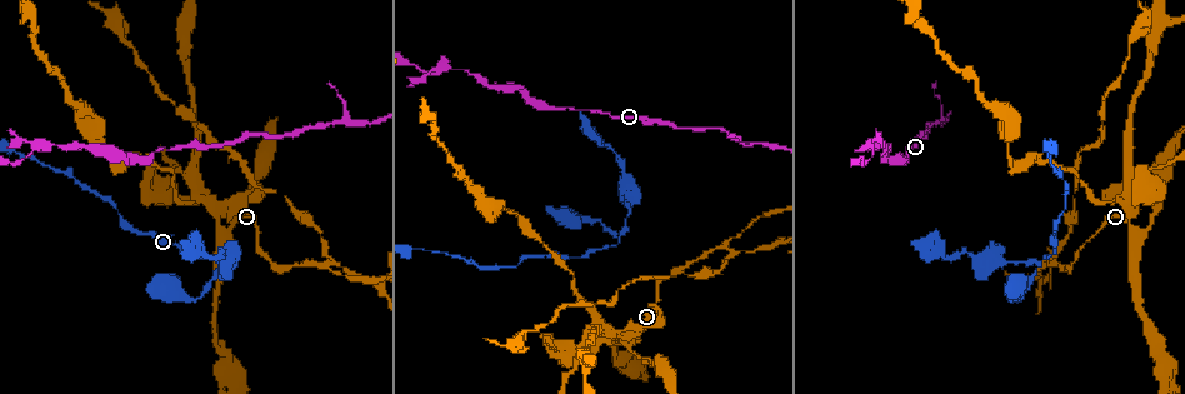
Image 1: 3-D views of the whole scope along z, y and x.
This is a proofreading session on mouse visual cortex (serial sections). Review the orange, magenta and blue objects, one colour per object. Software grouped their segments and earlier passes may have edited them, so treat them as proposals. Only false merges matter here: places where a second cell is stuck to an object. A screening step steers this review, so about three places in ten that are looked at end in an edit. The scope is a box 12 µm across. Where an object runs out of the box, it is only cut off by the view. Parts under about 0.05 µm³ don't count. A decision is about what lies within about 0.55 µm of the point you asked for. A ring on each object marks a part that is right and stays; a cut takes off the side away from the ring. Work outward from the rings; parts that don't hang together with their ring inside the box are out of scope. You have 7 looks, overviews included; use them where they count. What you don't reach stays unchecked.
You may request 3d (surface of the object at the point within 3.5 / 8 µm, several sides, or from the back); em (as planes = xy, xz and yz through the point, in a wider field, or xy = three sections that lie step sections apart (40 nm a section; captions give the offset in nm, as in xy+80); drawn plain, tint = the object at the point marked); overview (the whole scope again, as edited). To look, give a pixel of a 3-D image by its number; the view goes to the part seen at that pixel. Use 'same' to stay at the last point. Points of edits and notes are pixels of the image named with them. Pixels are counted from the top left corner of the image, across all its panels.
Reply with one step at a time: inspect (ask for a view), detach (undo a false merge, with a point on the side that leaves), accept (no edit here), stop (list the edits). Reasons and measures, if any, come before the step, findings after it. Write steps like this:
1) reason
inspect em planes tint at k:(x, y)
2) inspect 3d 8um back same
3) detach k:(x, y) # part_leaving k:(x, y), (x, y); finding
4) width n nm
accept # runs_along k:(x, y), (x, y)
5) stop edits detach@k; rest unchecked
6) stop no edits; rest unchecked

four or more arms meet
inspect 3d 3.5um at 1:(611, 329)

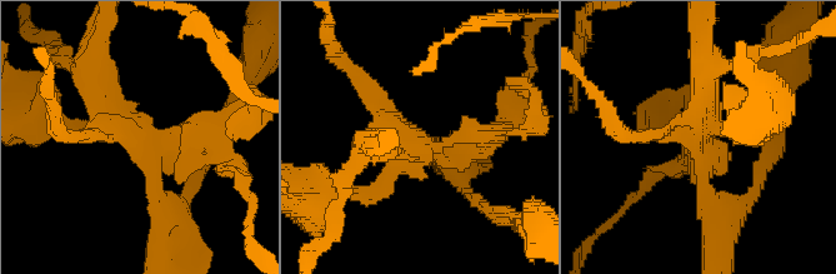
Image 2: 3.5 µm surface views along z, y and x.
inspect em xy step 3 tint at 2:(415, 141)

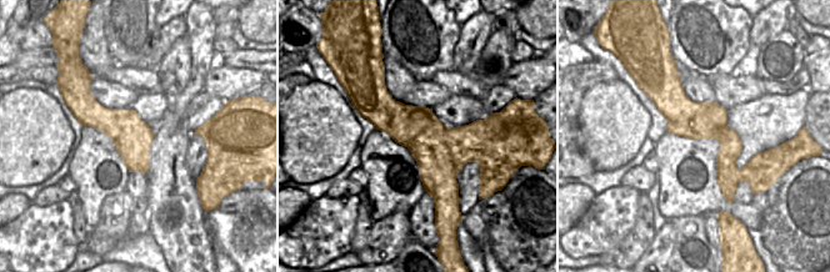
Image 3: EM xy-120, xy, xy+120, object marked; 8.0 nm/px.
detach 2:(459, 183) # part_leaving 2:(431, 148), (385, 126), (363, 81); two cells meet here

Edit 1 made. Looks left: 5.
redraw
inspect overview

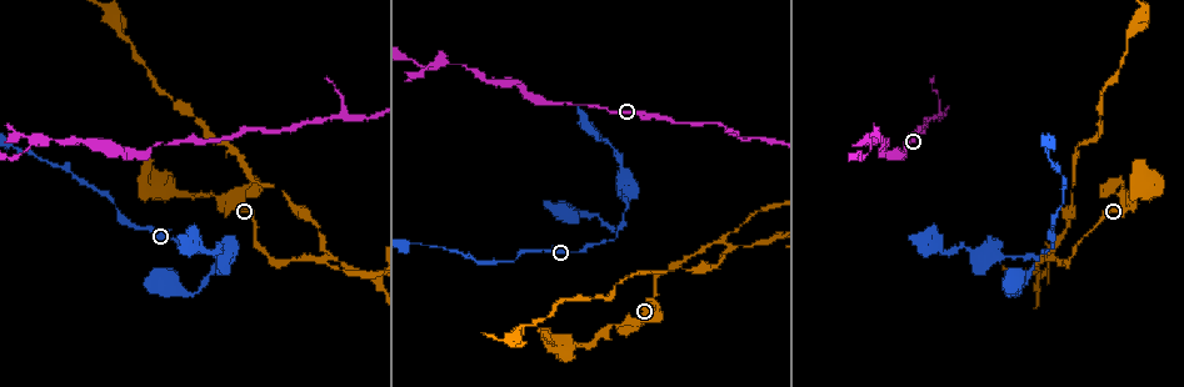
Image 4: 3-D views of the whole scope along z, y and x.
thick turns thin
inspect 3d 3.5um at 4:(55, 141)

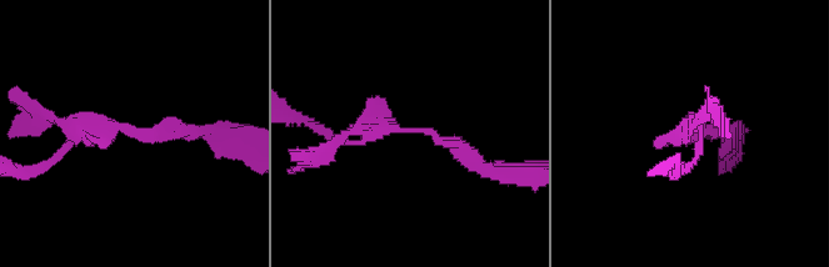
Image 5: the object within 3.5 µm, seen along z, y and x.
inspect em xy step 2 tint at 5:(411, 132)

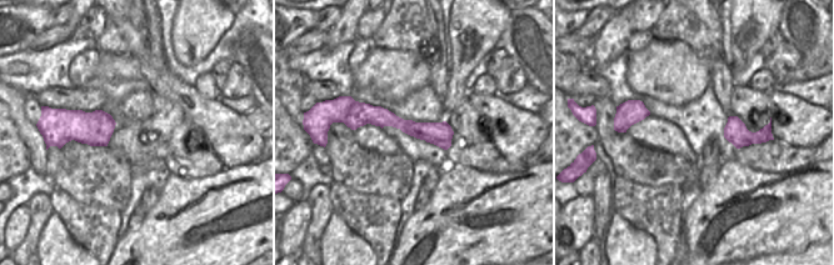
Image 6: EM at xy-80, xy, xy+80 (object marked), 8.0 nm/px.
detach 5:(717, 120) # border 6:(355, 101), (344, 123); a second cell is stuck on

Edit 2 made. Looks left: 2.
stop edits detach@2, detach@5; rest unchecked

